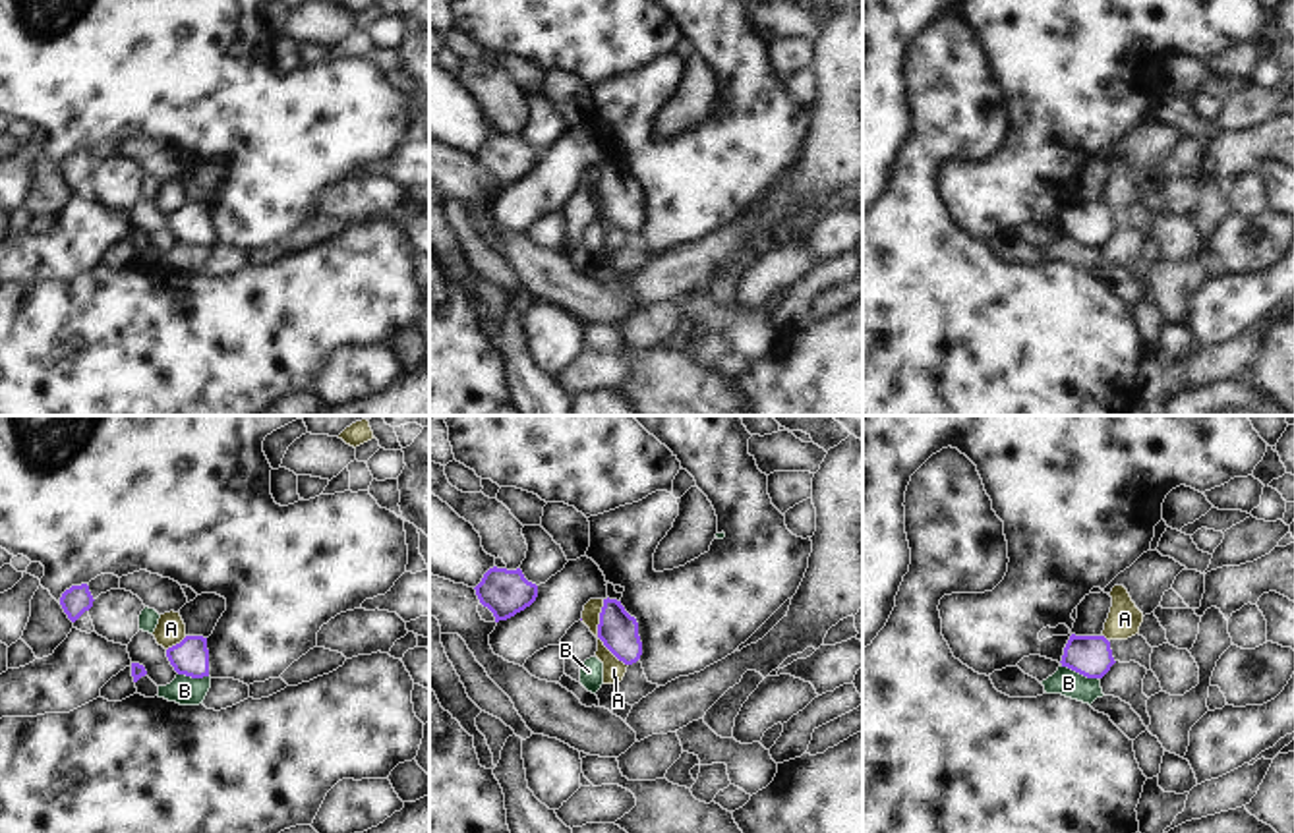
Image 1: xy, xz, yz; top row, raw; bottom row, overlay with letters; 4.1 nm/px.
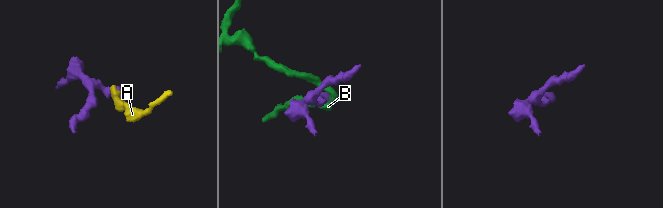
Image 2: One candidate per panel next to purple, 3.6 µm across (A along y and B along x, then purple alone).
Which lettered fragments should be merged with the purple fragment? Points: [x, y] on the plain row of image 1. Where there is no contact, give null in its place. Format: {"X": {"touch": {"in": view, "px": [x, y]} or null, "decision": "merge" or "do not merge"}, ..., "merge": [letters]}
{"A": {"touch": {"in": "xz", "px": [598, 201]}, "decision": "do not merge"}, "B": {"touch": {"in": "yz", "px": [1080, 240]}, "decision": "do not merge"}, "merge": []}

